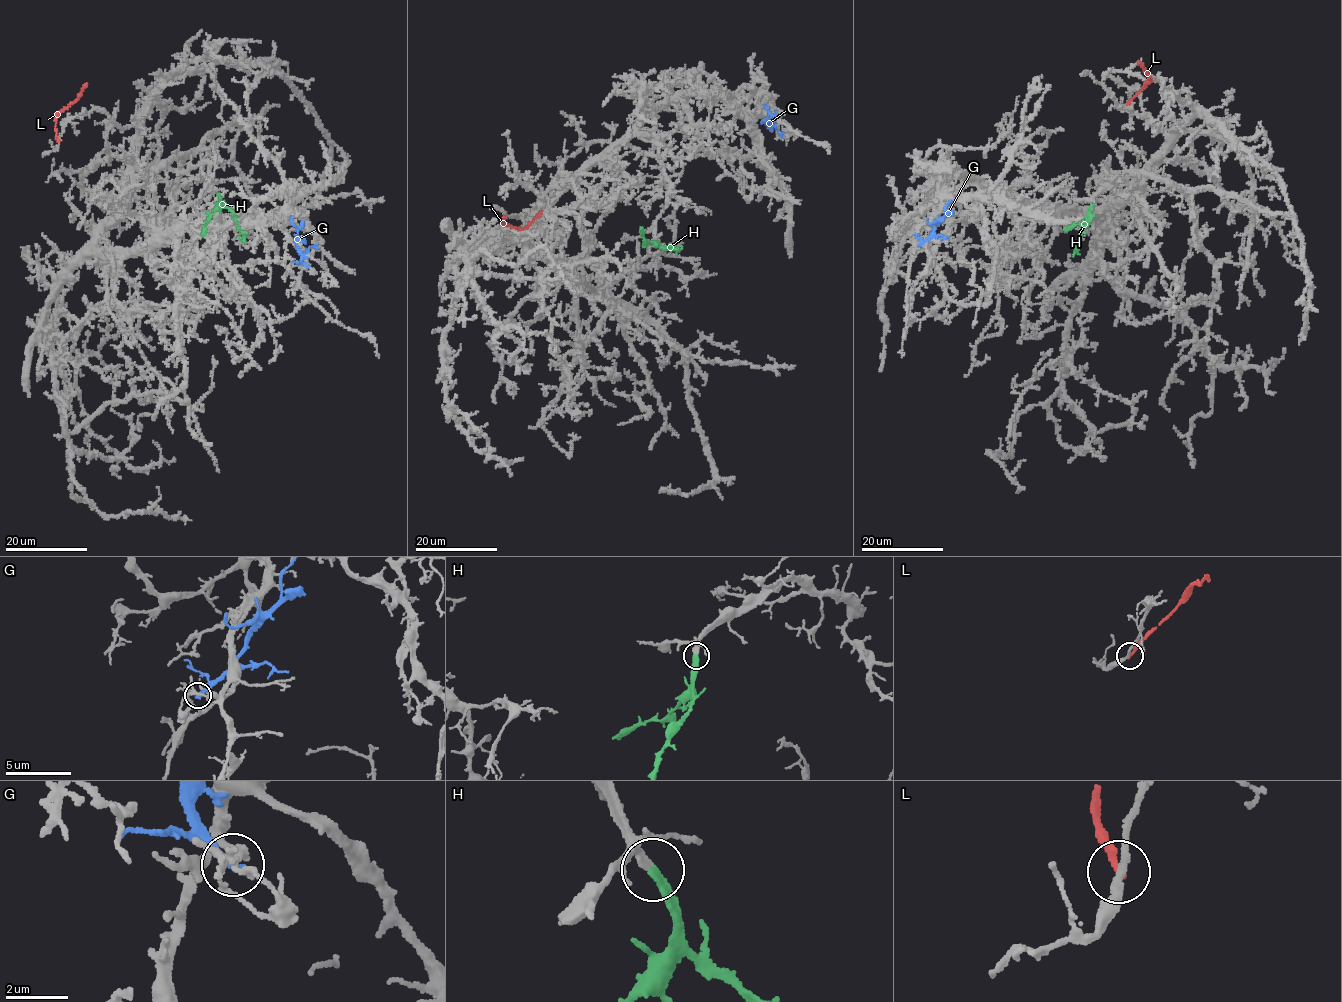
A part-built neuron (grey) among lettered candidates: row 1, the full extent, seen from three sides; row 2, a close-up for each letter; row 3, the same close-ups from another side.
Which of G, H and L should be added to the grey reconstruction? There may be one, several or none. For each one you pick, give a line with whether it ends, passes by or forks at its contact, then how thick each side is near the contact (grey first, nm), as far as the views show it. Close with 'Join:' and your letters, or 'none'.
H: It ends there. Thickness 140 nm (grey) against 280 nm
Join: H

